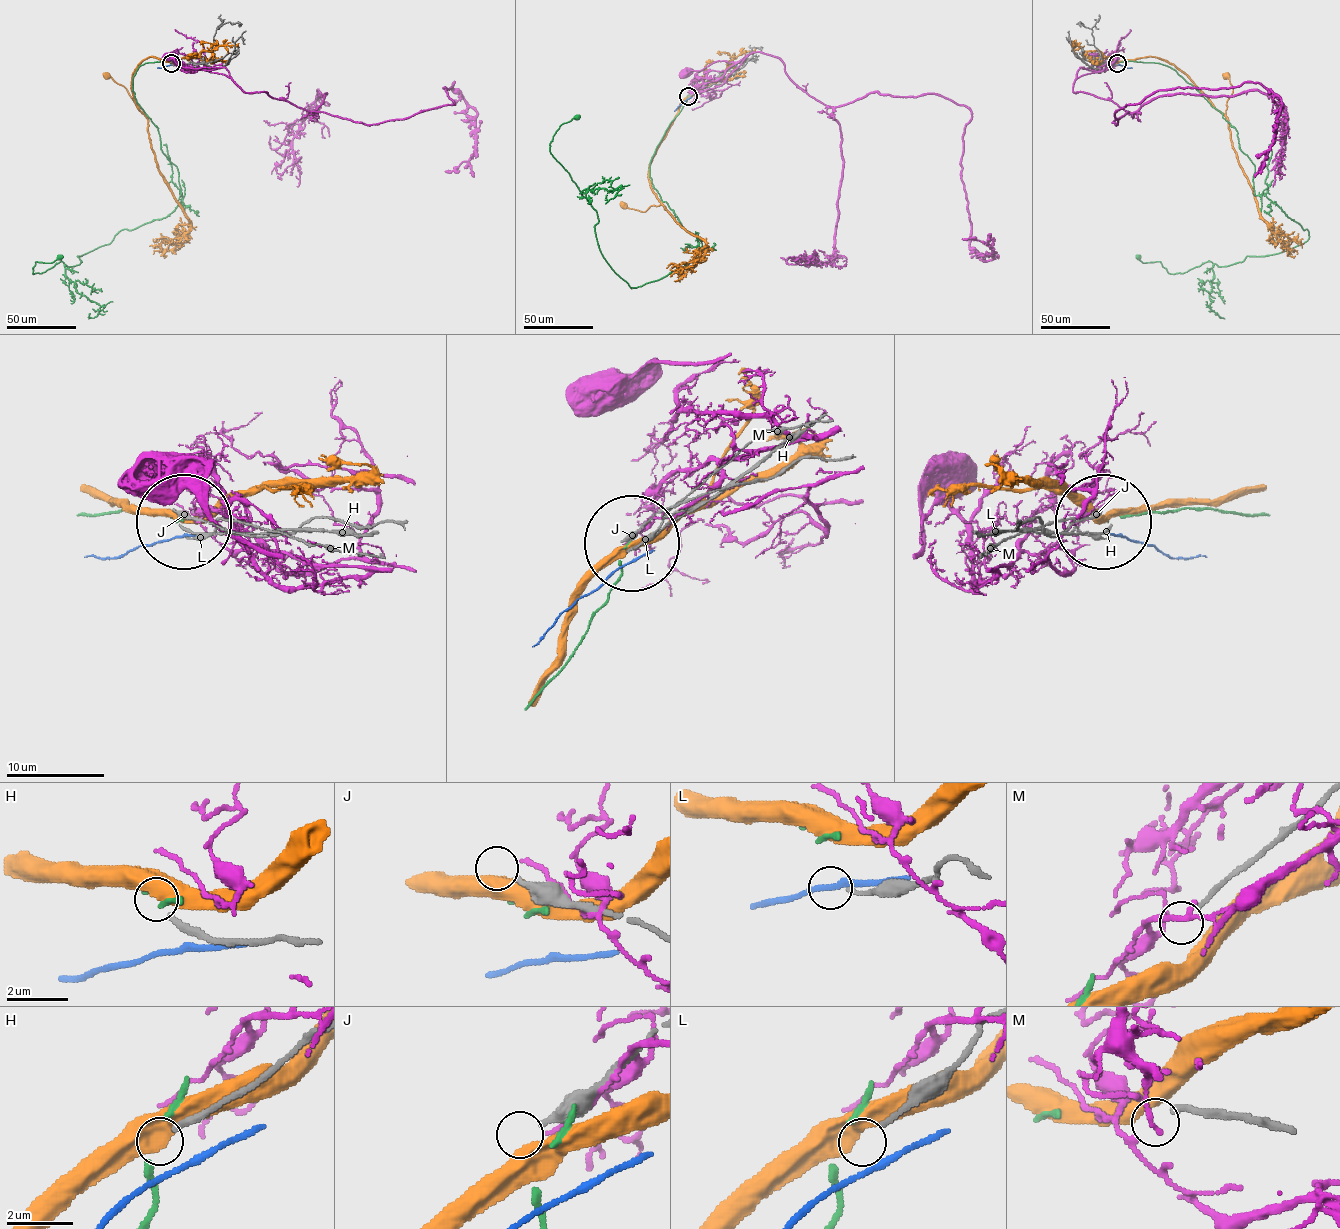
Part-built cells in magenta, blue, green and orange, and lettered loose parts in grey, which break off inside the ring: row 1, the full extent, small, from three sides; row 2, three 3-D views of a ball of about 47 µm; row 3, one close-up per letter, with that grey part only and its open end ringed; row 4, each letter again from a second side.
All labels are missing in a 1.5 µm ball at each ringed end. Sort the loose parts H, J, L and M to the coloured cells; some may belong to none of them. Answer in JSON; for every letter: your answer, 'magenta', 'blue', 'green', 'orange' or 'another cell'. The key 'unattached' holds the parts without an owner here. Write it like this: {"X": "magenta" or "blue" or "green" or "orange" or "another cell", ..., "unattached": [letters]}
{"H": "another cell", "J": "another cell", "L": "another cell", "M": "another cell", "unattached": ["H", "J", "L", "M"]}

